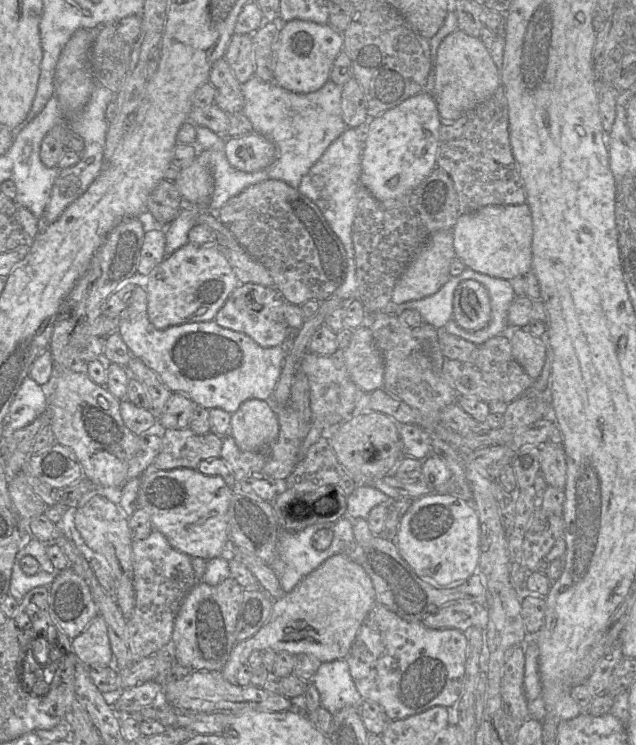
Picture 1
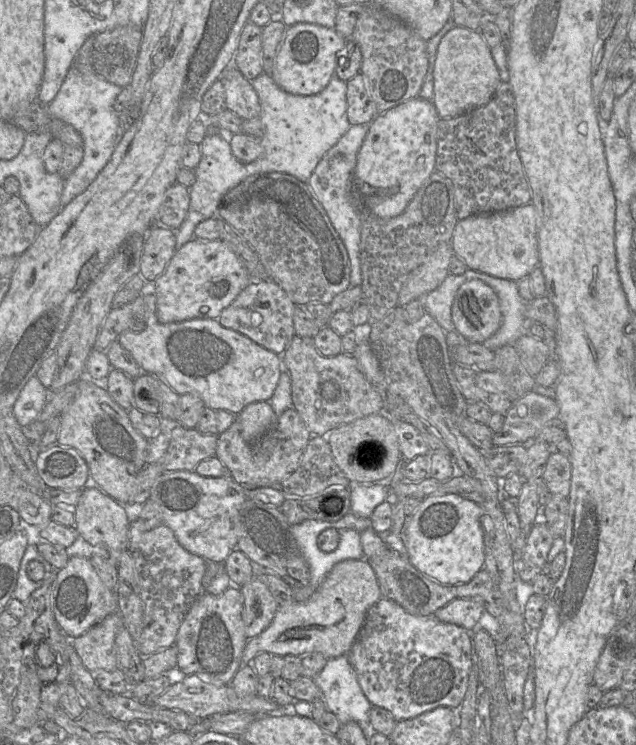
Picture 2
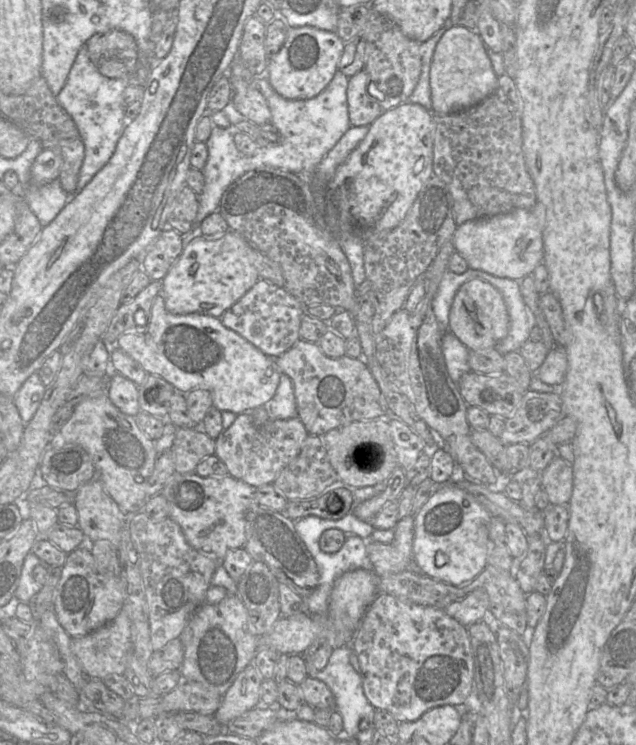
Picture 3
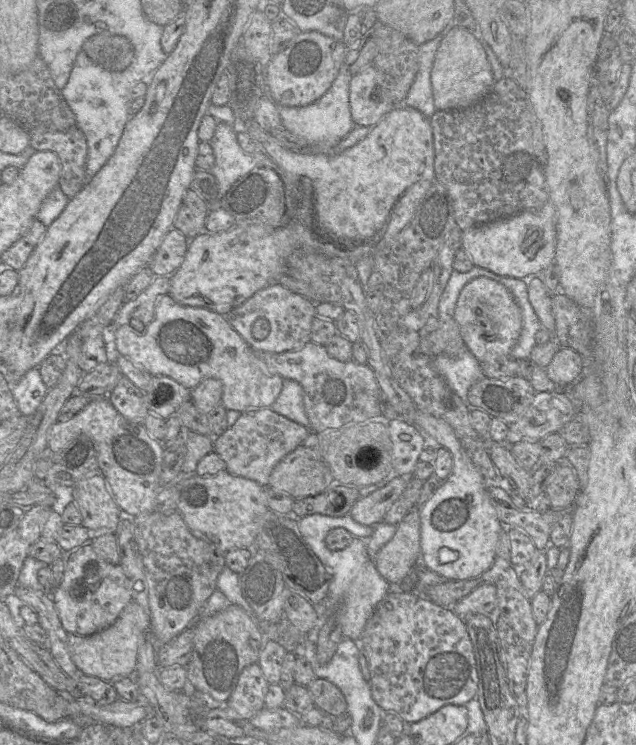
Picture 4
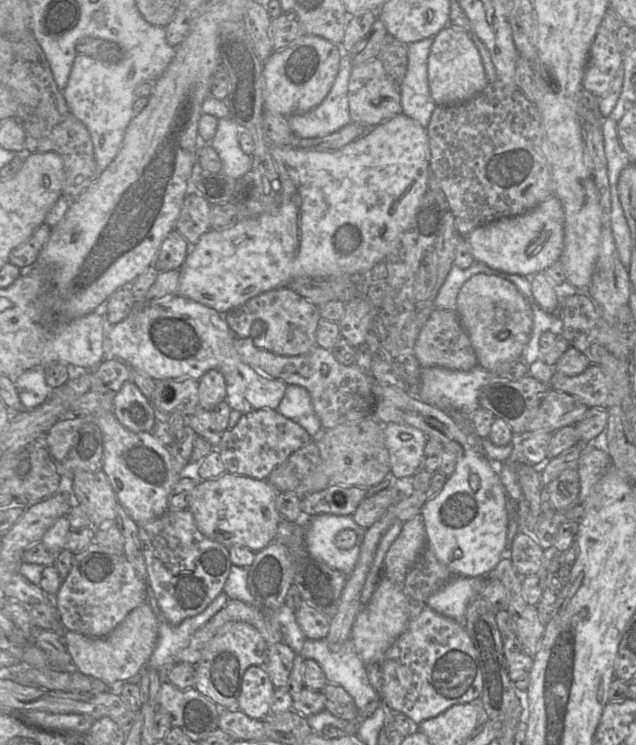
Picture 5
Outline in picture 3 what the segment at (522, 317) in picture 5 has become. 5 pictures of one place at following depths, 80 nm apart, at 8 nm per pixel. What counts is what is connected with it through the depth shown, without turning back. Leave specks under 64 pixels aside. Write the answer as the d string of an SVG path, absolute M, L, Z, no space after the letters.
M475 278L458 289L449 314L449 328L469 351L494 348L509 331L509 314L501 293L490 283Z

